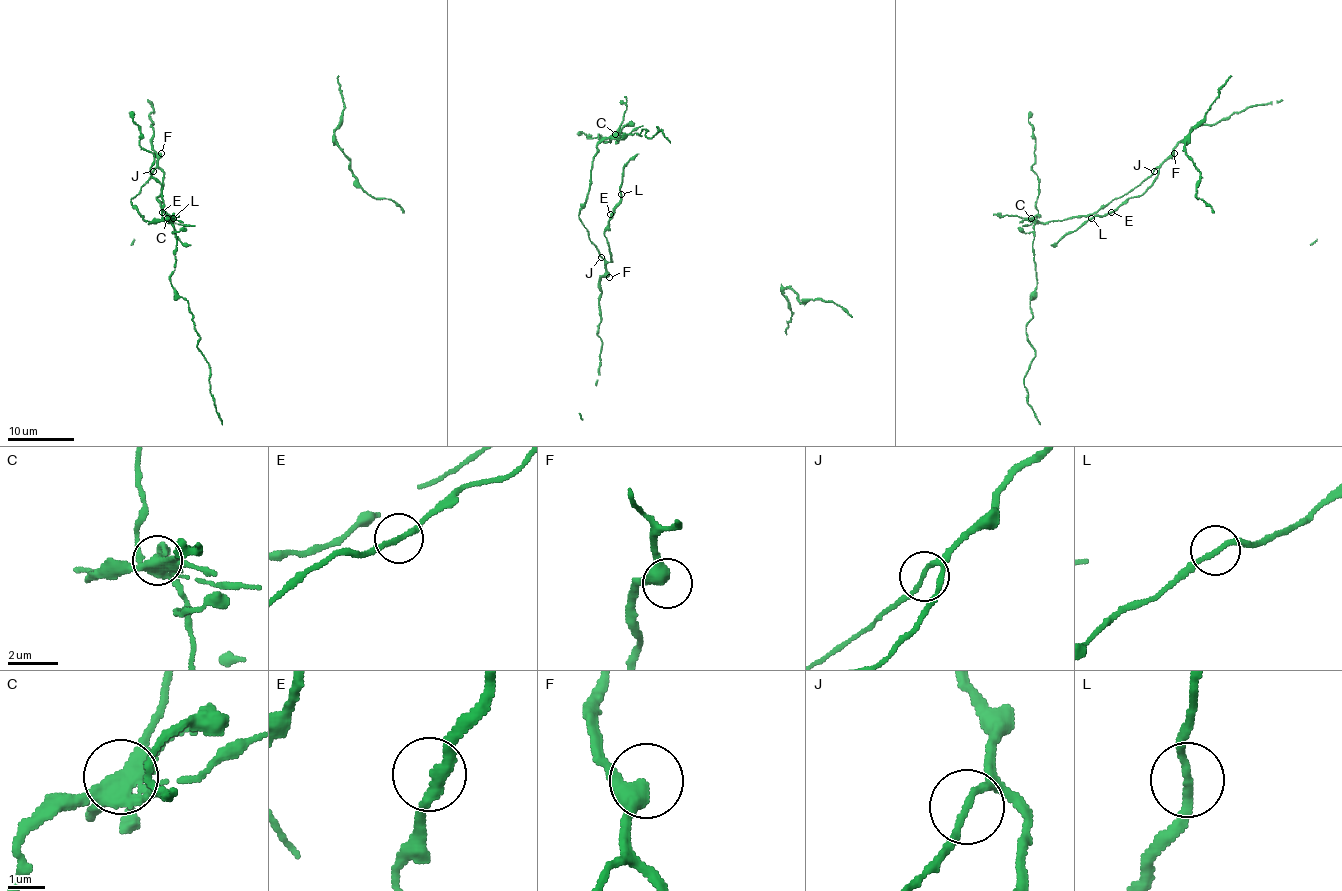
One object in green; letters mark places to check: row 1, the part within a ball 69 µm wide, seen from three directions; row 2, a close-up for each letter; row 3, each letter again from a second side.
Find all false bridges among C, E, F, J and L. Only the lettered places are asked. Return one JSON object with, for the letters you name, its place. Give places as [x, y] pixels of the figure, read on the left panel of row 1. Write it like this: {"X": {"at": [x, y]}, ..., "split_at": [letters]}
{"C": {"at": [167, 218]}, "L": {"at": [173, 218]}, "split_at": ["C", "L"]}

